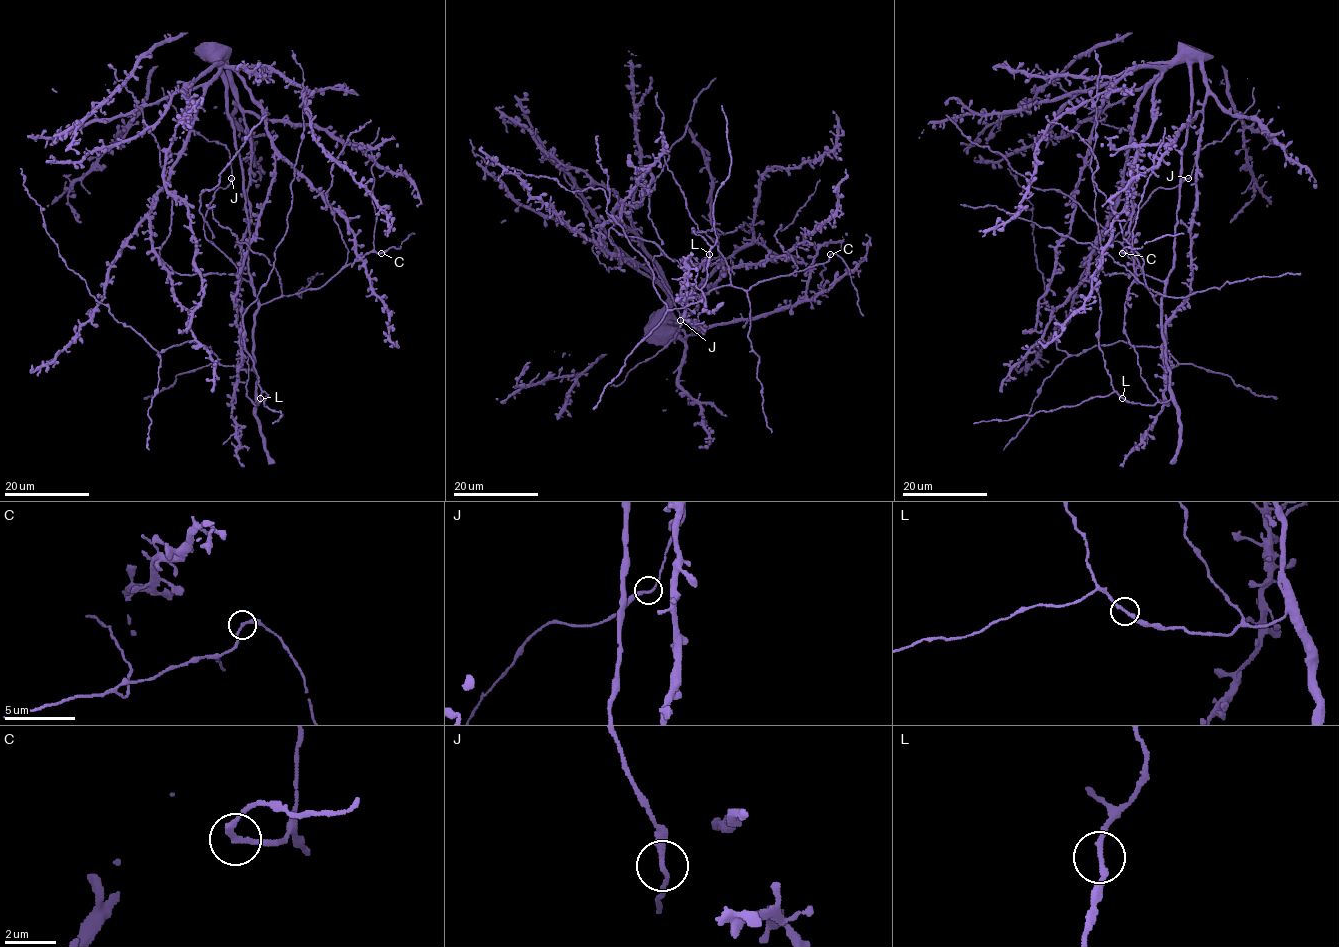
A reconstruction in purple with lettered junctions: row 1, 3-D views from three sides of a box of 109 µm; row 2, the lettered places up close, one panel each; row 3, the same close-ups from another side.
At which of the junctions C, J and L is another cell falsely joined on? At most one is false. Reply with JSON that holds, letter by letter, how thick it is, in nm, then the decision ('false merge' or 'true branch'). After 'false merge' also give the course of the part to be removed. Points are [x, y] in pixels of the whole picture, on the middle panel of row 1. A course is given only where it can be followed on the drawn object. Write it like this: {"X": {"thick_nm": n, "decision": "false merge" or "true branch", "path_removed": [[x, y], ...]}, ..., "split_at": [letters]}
{"C": {"thick_nm": 200, "decision": "true branch"}, "J": {"thick_nm": 200, "decision": "true branch"}, "L": {"thick_nm": 220, "decision": "true branch"}, "split_at": []}

